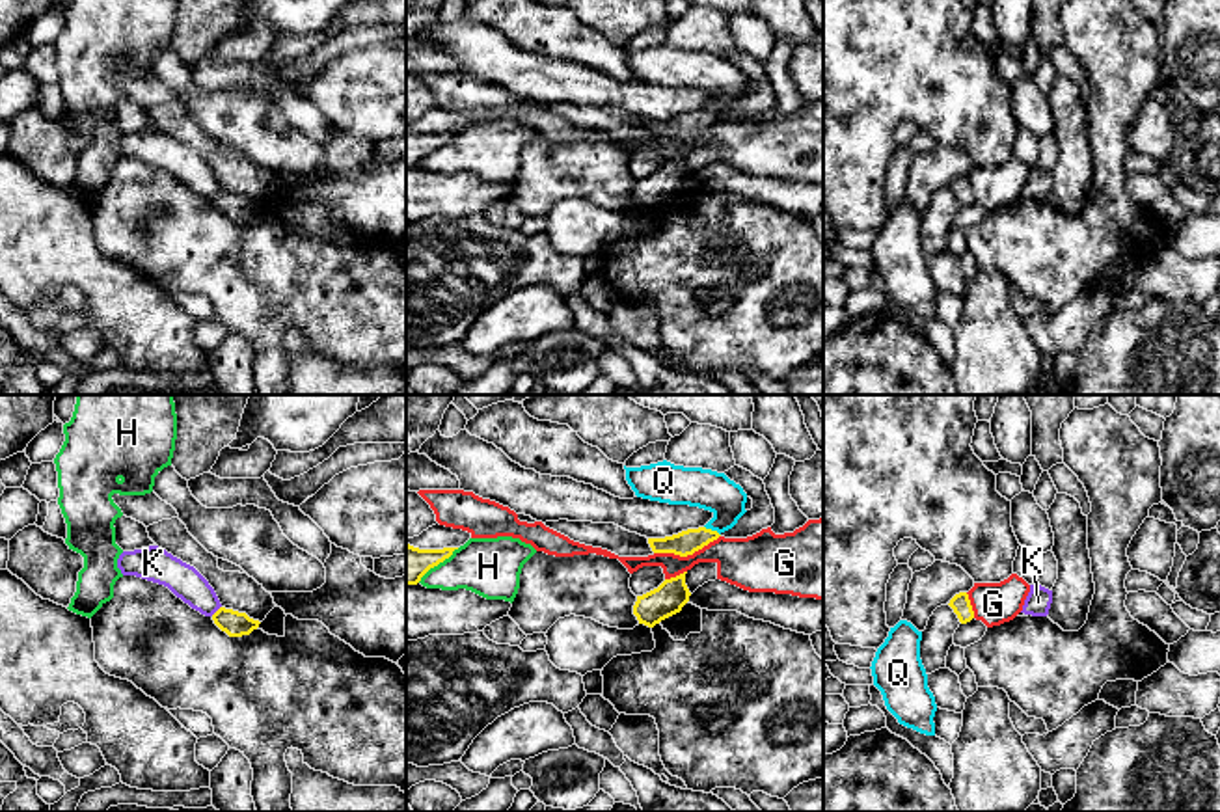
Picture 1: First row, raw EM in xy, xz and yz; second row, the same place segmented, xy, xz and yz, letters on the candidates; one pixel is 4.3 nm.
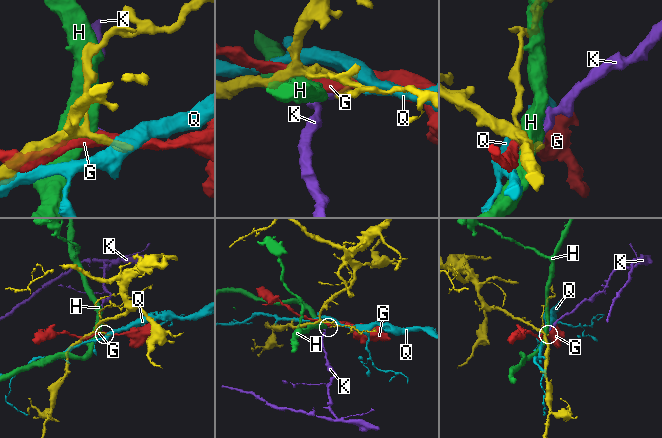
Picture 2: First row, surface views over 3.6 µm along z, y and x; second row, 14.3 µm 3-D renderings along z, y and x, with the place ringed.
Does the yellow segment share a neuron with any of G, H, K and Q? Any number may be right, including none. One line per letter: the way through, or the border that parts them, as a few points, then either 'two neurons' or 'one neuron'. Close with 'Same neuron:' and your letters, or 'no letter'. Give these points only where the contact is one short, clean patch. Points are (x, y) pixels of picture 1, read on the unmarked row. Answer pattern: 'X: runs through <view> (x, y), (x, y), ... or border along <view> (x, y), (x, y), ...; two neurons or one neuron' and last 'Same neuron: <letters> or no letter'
G: two neurons
H: two neurons
K: border along xy (220, 189), (211, 198); two neurons
Q: border along xz (704, 108), (719, 118); two neurons
Same neuron: no letter

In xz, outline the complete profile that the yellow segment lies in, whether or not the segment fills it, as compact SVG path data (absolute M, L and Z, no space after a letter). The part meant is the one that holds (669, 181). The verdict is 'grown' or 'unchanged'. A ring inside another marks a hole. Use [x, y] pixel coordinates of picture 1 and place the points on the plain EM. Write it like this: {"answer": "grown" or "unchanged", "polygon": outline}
{"answer": "unchanged", "polygon": "M687 155L665 162L657 171L637 179L633 197L637 199L639 207L654 210L661 203L682 194L682 190L689 184L691 179L685 168L685 156Z"}

